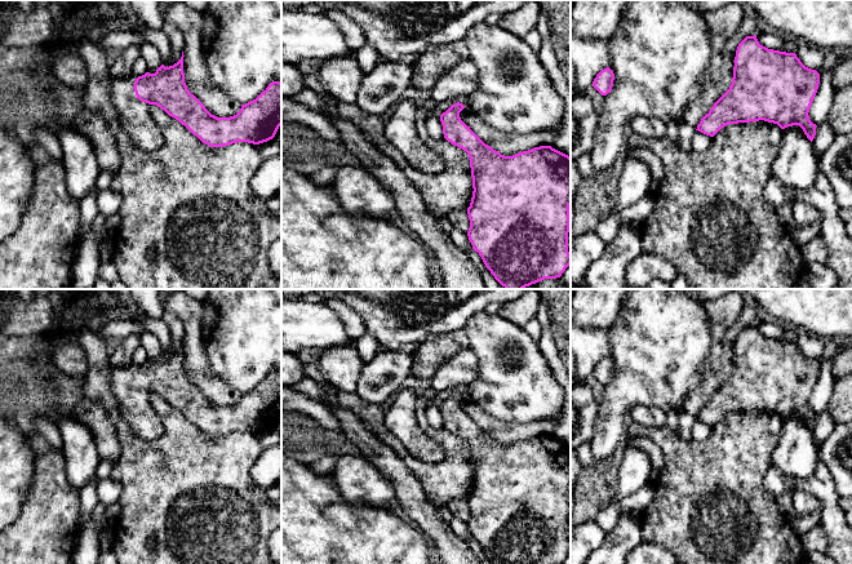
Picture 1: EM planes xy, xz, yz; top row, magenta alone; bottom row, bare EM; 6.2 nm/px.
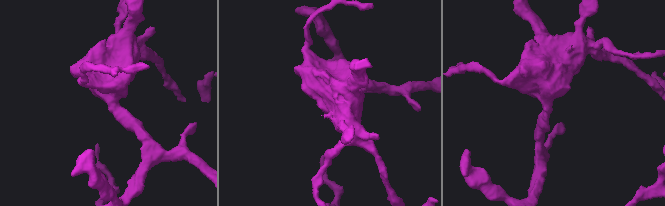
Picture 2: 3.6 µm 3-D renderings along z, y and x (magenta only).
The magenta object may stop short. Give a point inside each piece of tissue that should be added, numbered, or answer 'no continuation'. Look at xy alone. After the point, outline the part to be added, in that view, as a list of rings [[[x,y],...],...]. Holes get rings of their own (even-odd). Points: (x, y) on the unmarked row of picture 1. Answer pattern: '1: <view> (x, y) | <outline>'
1: xy (133, 403) | [[[138,365],[111,367],[111,388],[120,413],[133,435],[141,440],[155,440],[163,432],[156,412],[150,407],[150,394],[137,387],[133,378]]]

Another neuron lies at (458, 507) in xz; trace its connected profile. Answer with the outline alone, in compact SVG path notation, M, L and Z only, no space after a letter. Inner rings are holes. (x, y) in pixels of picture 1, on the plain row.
M454 498L449 501L445 506L453 514L453 516L467 523L470 518L470 509L466 498Z

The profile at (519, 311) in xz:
M527 289L516 299L503 303L498 315L511 323L524 327L534 319L538 311L540 293L538 289Z

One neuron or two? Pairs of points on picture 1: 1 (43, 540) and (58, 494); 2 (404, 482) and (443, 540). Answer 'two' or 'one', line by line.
1: one
2: one

